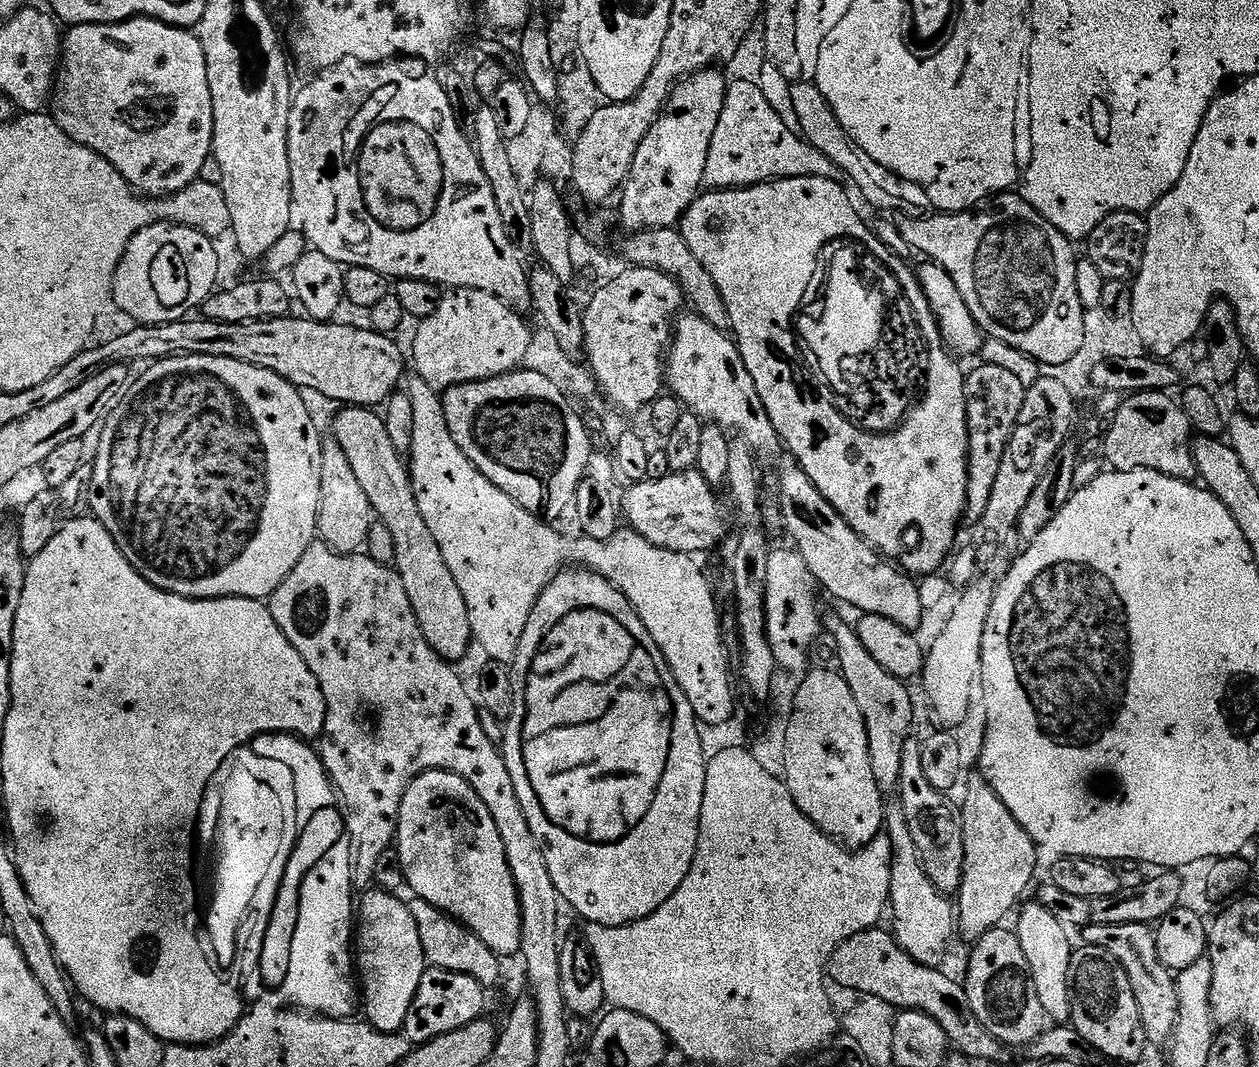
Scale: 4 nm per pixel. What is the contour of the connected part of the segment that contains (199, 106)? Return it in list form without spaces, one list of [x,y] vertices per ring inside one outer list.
[[[133,18],[121,24],[77,24],[67,29],[62,40],[59,71],[55,76],[55,85],[50,99],[50,115],[56,125],[74,142],[94,150],[137,193],[148,198],[163,198],[189,188],[201,179],[203,170],[210,164],[212,156],[212,138],[214,136],[214,106],[210,102],[210,82],[206,78],[206,54],[202,54],[202,42],[195,31],[187,28],[176,28],[172,24],[163,24],[161,20]]]

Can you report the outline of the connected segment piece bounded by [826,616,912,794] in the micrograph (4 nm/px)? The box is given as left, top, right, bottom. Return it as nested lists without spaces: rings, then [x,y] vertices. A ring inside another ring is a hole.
[[[827,617],[826,632],[832,635],[836,643],[836,660],[838,671],[843,676],[846,686],[850,686],[850,694],[854,694],[854,702],[858,702],[858,710],[862,710],[862,718],[866,726],[866,738],[870,746],[870,766],[874,769],[874,782],[878,782],[881,792],[895,793],[900,786],[902,774],[902,750],[910,743],[908,731],[912,728],[912,696],[908,693],[909,685],[899,676],[890,674],[862,646],[862,638],[858,638],[855,627],[838,617]]]

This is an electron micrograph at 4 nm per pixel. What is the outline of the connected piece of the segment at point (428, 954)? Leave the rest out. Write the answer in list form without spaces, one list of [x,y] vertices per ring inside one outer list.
[[[419,898],[413,899],[413,901],[411,901],[410,907],[414,914],[414,922],[418,922],[418,934],[422,938],[424,959],[431,967],[461,972],[485,986],[499,982],[501,957],[488,949],[459,920],[446,915],[444,912],[439,912],[437,908],[430,906],[430,902]]]

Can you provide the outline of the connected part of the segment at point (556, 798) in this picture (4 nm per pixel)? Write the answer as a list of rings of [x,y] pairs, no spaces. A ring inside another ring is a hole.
[[[583,566],[565,568],[548,583],[546,590],[542,590],[530,614],[530,622],[526,622],[526,630],[522,630],[522,642],[518,642],[510,671],[514,706],[506,722],[505,728],[508,729],[504,732],[502,755],[506,770],[510,770],[510,778],[514,778],[514,790],[518,794],[518,802],[522,802],[526,822],[530,822],[530,830],[534,830],[534,838],[538,838],[542,846],[546,866],[550,866],[550,878],[554,878],[561,901],[567,907],[569,904],[588,924],[600,924],[603,928],[637,924],[642,918],[654,914],[654,910],[658,910],[662,902],[682,886],[686,874],[690,874],[698,846],[707,763],[704,744],[700,741],[702,728],[686,694],[682,694],[682,686],[678,686],[662,650],[658,650],[654,638],[650,638],[650,631],[622,590]]]

